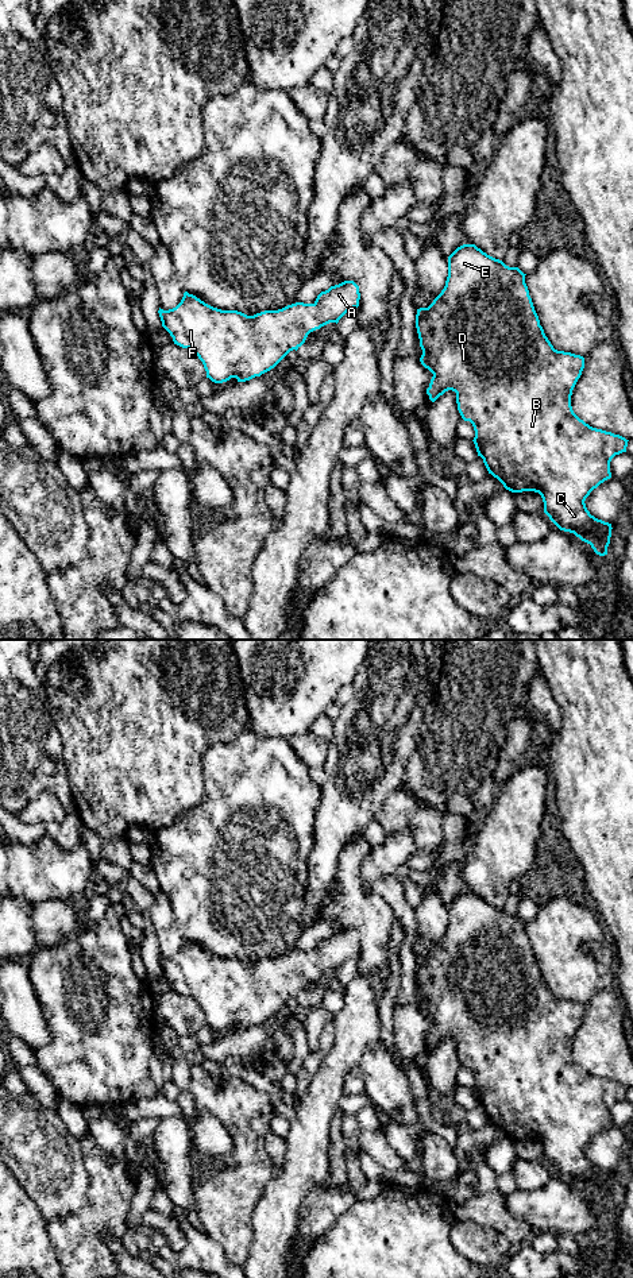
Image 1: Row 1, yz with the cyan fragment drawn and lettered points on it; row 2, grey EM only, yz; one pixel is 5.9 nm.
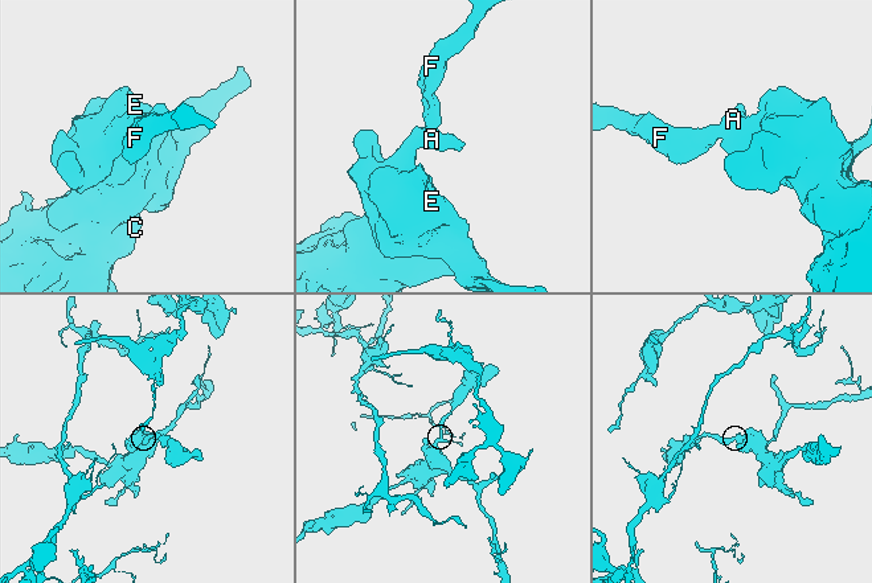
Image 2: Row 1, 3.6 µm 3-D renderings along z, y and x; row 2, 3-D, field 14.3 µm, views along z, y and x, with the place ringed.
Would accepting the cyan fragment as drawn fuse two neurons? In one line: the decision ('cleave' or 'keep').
keep

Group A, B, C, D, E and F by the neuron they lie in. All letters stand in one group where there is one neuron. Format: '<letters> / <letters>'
A B C D E F

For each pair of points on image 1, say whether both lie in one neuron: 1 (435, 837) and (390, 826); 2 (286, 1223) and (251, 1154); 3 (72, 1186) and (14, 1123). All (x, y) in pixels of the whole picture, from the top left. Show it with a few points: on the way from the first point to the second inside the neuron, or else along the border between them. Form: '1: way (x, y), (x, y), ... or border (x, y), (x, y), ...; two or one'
1: way (424, 826), (420, 822), (401, 822); one
2: border (281, 1165), (281, 1170), (265, 1188), (254, 1213); two
3: way (61, 1170), (30, 1139); one

